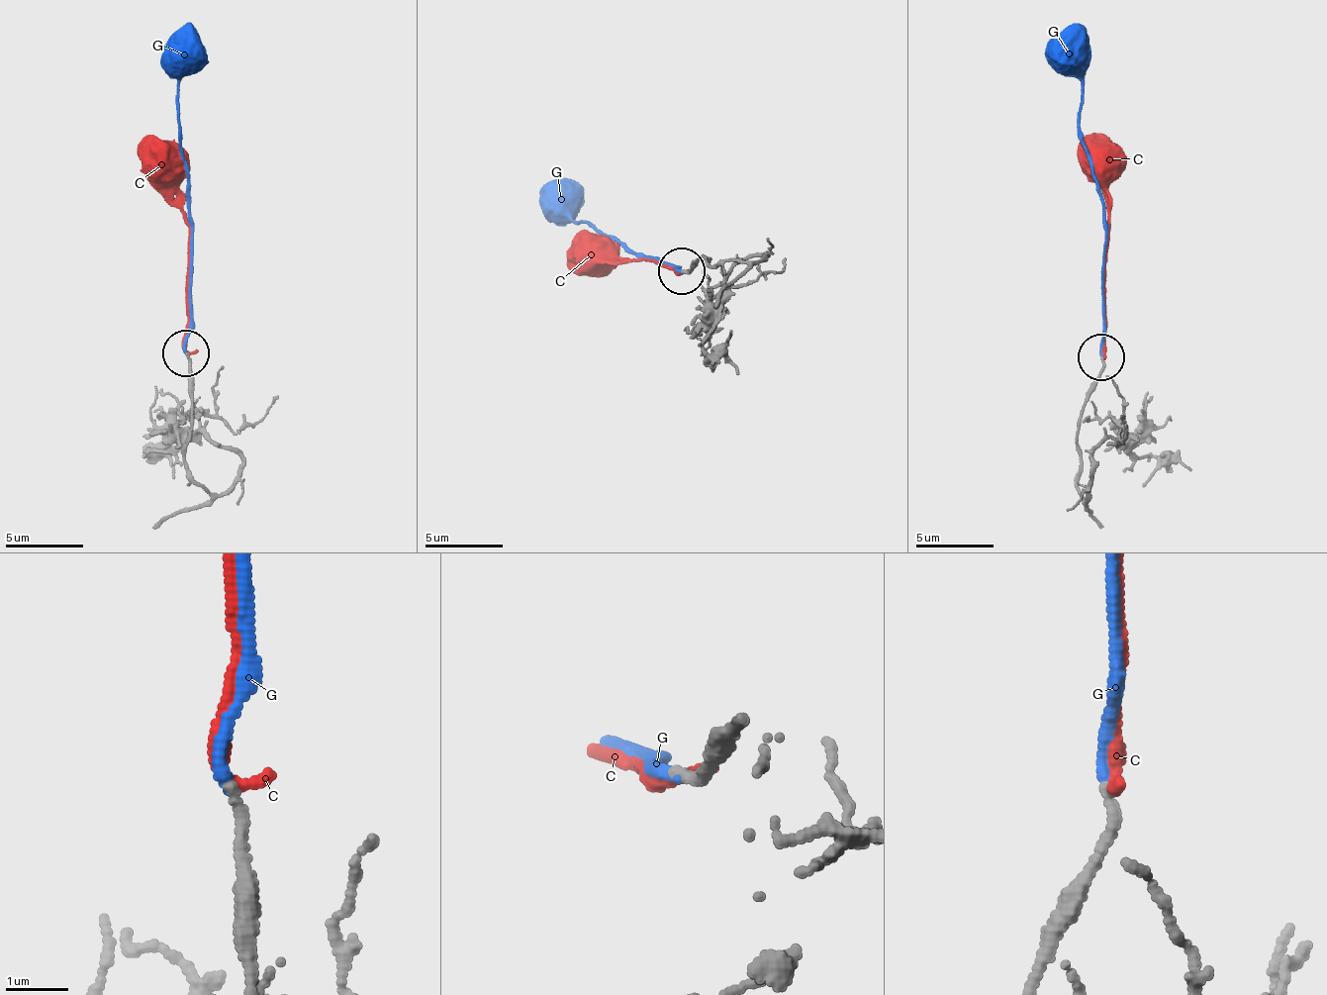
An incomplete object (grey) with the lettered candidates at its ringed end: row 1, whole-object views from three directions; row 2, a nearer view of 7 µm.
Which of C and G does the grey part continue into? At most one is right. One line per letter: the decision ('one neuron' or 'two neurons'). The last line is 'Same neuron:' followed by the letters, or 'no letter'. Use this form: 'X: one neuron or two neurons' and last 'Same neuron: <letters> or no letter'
C: two neurons
G: one neuron
Same neuron: G

